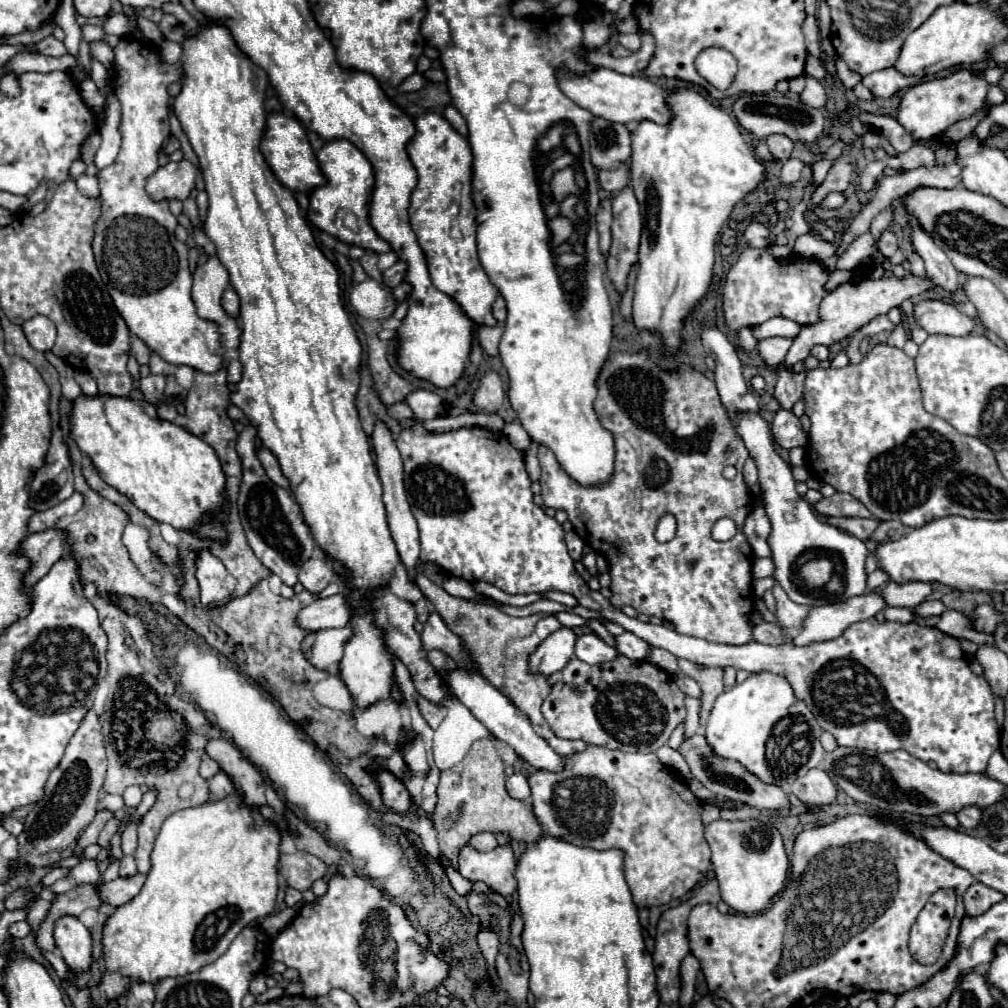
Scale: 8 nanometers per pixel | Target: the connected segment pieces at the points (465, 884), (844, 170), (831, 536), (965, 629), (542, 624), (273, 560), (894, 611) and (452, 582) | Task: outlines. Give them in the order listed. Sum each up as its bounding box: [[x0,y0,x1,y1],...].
[[441,856,473,894],[809,150,853,212],[735,414,867,606],[937,610,995,646],[535,616,561,640],[237,426,315,586],[883,608,913,622],[443,576,489,600]]

